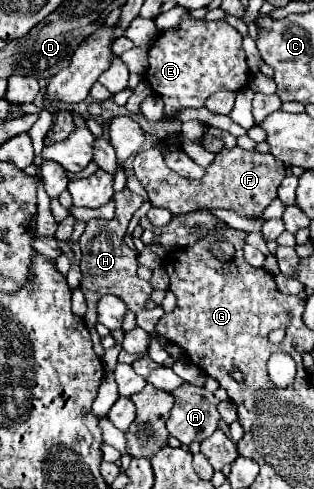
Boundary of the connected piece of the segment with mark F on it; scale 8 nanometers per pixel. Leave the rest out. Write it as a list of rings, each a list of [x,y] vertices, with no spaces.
[[[151,147],[139,151],[133,159],[133,169],[141,185],[145,187],[149,201],[153,207],[169,209],[173,215],[197,211],[197,209],[229,209],[241,217],[261,217],[267,205],[277,197],[277,187],[285,177],[285,165],[271,157],[271,153],[257,153],[257,151],[243,151],[235,149],[221,149],[215,153],[213,163],[207,167],[207,173],[201,181],[183,179],[165,163],[165,147]]]

